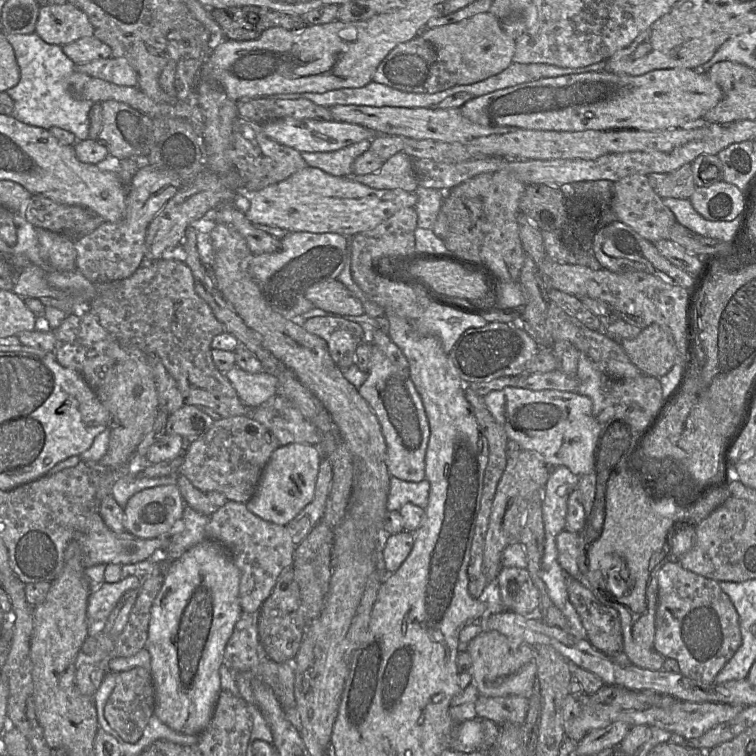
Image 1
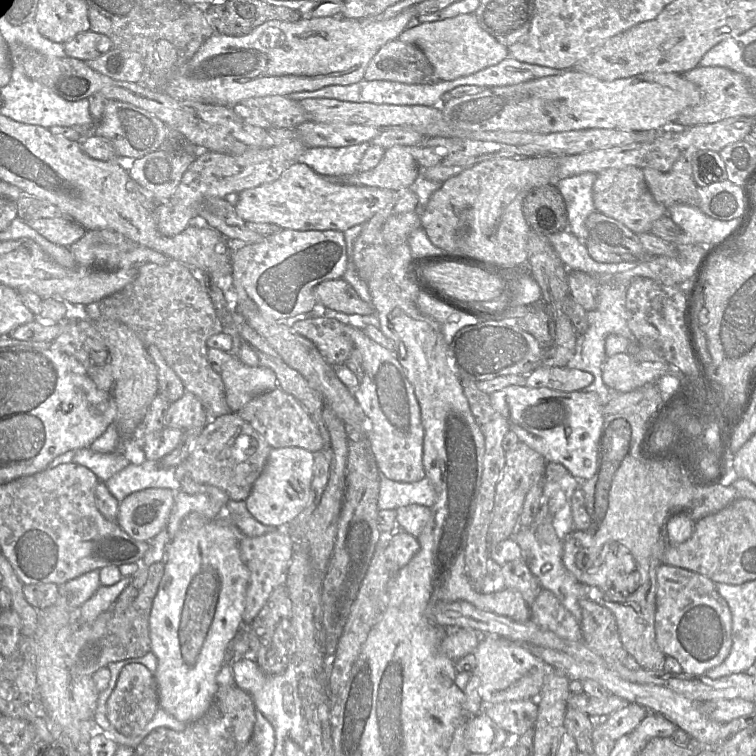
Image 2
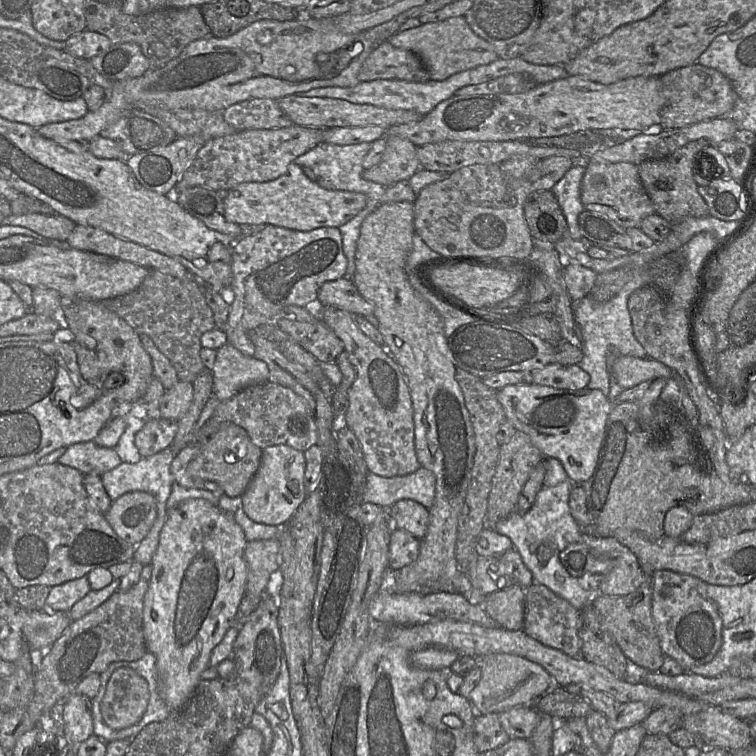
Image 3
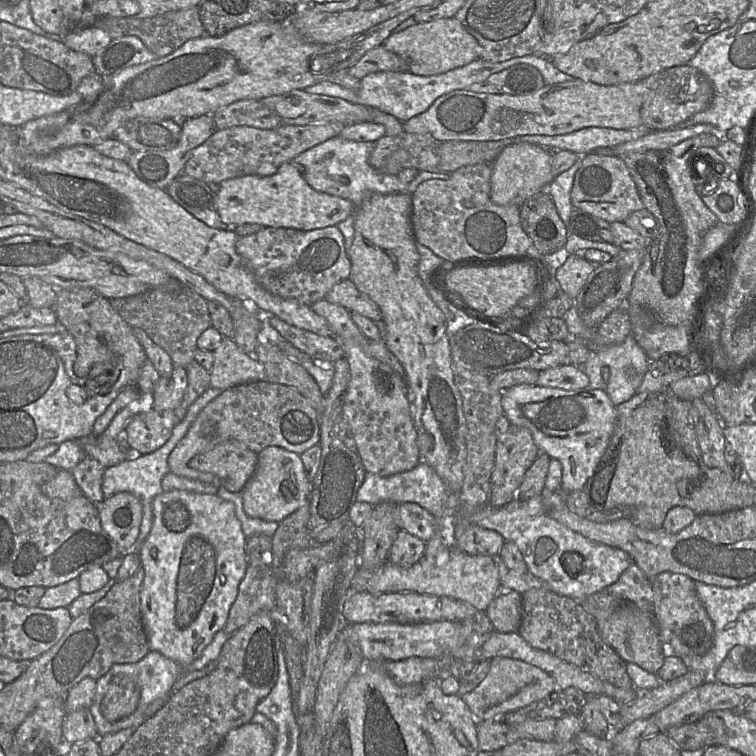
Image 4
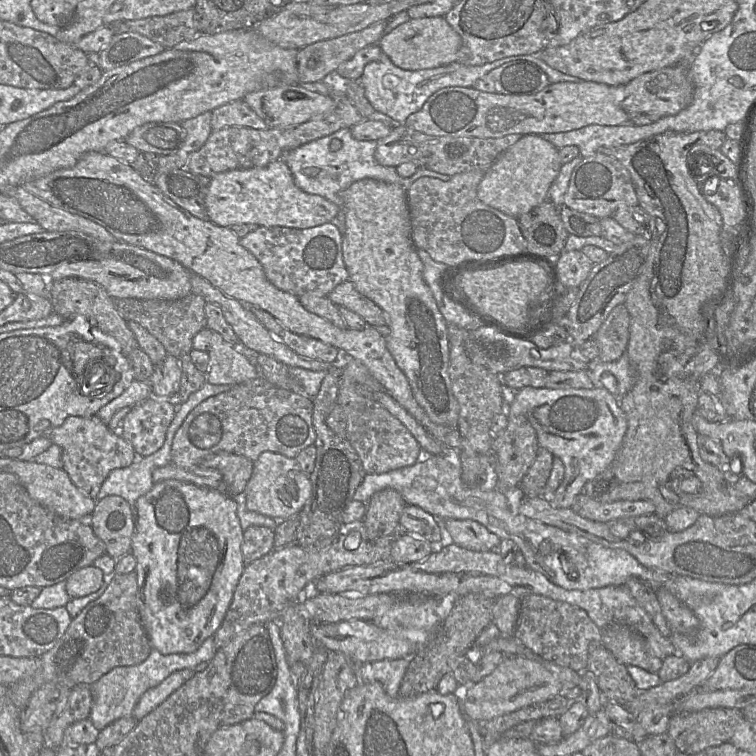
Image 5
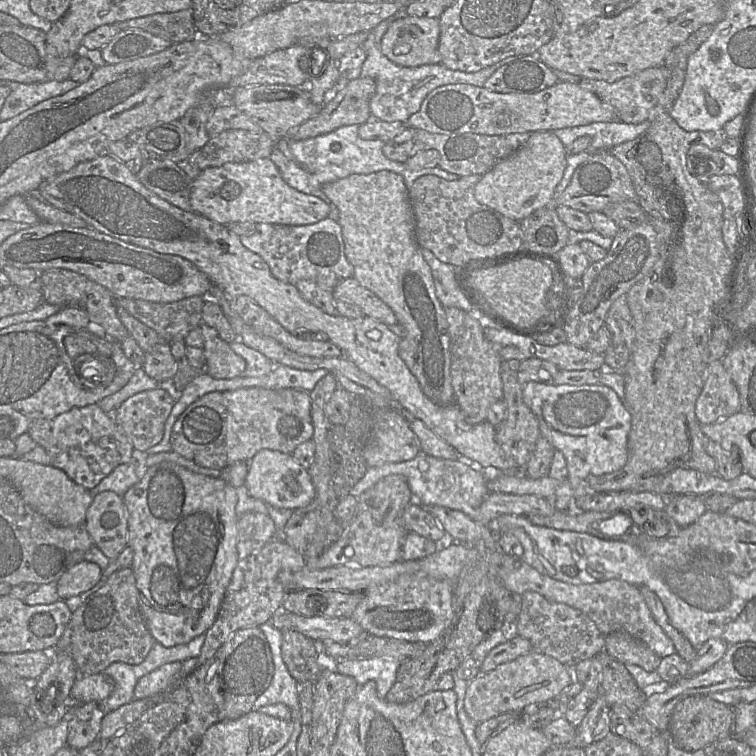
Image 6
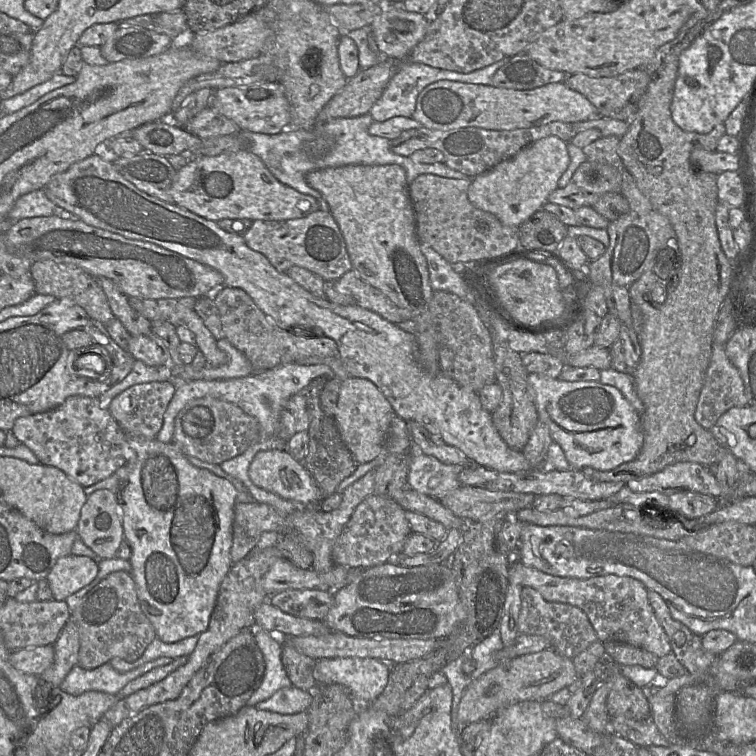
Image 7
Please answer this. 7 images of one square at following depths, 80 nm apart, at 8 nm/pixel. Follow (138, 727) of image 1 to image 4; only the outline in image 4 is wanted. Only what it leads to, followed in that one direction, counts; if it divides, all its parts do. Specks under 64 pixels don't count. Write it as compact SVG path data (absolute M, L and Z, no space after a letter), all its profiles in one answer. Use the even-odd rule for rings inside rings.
M119 674L110 682L101 703L101 713L108 721L120 720L136 710L139 698L140 686L132 678Z

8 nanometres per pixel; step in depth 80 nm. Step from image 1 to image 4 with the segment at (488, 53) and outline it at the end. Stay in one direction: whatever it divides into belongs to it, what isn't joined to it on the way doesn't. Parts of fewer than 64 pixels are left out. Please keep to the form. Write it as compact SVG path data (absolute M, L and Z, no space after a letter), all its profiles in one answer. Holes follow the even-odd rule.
M455 17L416 23L401 32L392 33L384 41L383 46L388 51L402 57L408 64L409 72L420 76L432 76L445 73L480 59L482 55L482 48L478 41L466 31L461 22Z

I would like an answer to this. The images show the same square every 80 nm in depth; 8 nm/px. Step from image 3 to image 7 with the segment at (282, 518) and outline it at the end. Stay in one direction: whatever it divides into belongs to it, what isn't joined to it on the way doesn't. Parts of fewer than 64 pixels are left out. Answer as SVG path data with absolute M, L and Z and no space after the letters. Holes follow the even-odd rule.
M286 449L267 450L257 453L250 464L249 477L257 487L285 500L297 502L301 506L317 505L323 499L322 492L309 471Z

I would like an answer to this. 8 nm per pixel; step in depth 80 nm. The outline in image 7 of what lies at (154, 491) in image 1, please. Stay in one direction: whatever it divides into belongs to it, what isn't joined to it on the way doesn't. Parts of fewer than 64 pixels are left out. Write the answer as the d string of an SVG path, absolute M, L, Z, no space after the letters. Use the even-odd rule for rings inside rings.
M114 491L92 492L82 506L76 526L78 538L102 559L117 557L124 540L122 512Z

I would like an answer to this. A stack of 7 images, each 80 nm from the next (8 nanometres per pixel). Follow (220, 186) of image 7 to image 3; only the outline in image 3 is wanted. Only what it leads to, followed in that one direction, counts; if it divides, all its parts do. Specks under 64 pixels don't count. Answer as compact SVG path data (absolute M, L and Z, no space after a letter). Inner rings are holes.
M291 163L285 174L268 182L245 182L229 190L224 198L225 218L229 222L265 224L297 231L321 227L337 227L354 218L367 204L363 193L328 190L304 173L301 166Z

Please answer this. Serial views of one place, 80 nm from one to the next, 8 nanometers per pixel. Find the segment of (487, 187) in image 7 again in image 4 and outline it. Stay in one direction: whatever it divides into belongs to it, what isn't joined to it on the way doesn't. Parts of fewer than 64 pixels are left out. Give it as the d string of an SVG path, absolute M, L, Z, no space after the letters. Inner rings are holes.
M516 141L504 148L492 163L490 199L498 206L519 205L535 194L546 191L554 179L552 172L553 151L536 144Z

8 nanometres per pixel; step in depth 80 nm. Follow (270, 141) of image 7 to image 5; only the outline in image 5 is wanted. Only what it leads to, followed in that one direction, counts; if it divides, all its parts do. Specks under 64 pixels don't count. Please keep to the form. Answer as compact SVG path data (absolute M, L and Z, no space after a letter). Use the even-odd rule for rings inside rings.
M343 128L328 136L299 146L287 152L283 158L281 158L291 170L297 187L306 193L322 196L340 207L340 211L332 220L332 223L337 226L342 237L345 233L346 216L340 192L354 182L370 178L386 183L397 184L408 191L412 184L422 177L432 177L442 181L449 181L452 178L450 175L441 174L429 169L420 170L411 177L403 178L398 175L396 167L382 166L376 162L375 151L377 144L377 141L357 140L353 137L350 128ZM334 139L338 139L342 142L342 147L336 152L330 149L330 143Z

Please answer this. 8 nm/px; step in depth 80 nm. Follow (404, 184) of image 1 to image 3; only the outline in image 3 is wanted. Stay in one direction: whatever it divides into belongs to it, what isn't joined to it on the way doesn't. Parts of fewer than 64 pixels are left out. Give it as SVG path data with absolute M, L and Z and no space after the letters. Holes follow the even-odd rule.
M385 136L386 150L381 161L370 169L364 169L365 180L390 187L409 179L421 168L417 147L406 138Z

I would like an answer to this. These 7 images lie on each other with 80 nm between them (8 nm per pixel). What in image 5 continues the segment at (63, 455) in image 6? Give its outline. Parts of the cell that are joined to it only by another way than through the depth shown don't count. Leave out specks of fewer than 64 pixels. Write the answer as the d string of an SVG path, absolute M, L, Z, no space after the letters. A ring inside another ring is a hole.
M98 415L69 416L46 436L61 449L62 469L74 485L94 500L112 470L126 467L135 460L135 451L129 442L120 433L111 430Z

